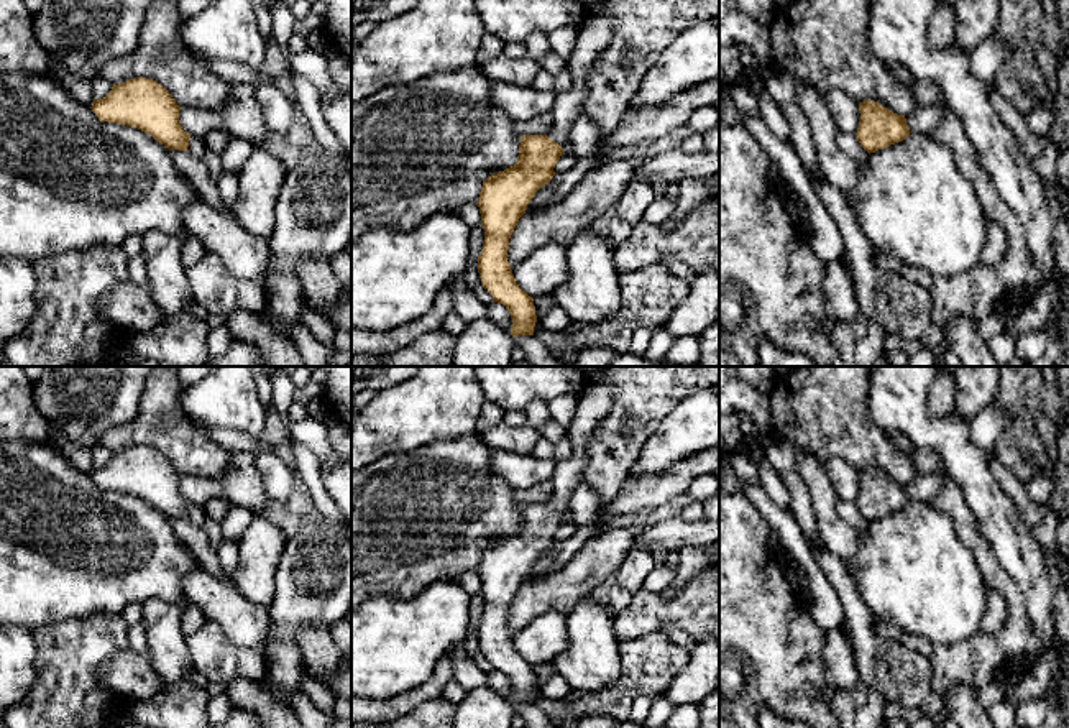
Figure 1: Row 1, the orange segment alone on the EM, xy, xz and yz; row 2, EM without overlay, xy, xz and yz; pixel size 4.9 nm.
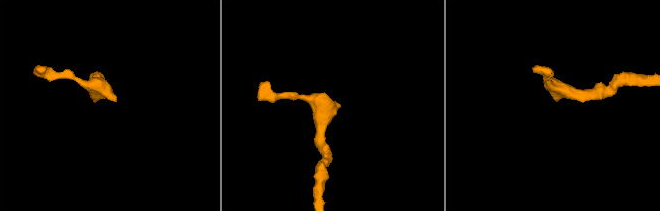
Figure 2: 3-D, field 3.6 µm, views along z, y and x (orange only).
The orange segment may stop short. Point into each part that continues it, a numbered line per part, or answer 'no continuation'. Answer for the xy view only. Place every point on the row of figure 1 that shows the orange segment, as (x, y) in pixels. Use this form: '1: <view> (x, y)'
1: xy (197, 148)

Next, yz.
no continuation

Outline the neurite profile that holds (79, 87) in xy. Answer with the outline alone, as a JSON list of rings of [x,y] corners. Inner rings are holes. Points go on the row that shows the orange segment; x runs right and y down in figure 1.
[[[48,51],[46,54],[48,54],[48,76],[54,81],[59,81],[76,100],[82,102],[85,107],[90,108],[94,104],[92,95],[94,81],[69,72]]]

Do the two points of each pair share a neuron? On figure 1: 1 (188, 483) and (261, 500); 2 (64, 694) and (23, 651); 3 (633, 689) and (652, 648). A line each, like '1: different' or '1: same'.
1: same
2: different
3: same

